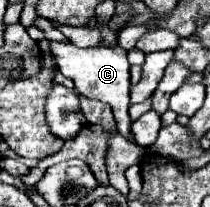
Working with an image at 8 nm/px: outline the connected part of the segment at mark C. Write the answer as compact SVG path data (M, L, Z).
M51 43L51 53L55 55L59 71L69 77L75 83L75 89L79 95L85 95L89 99L99 99L103 103L109 103L117 121L117 131L131 139L131 119L129 119L129 62L127 51L121 47L89 47L81 49L73 43Z

